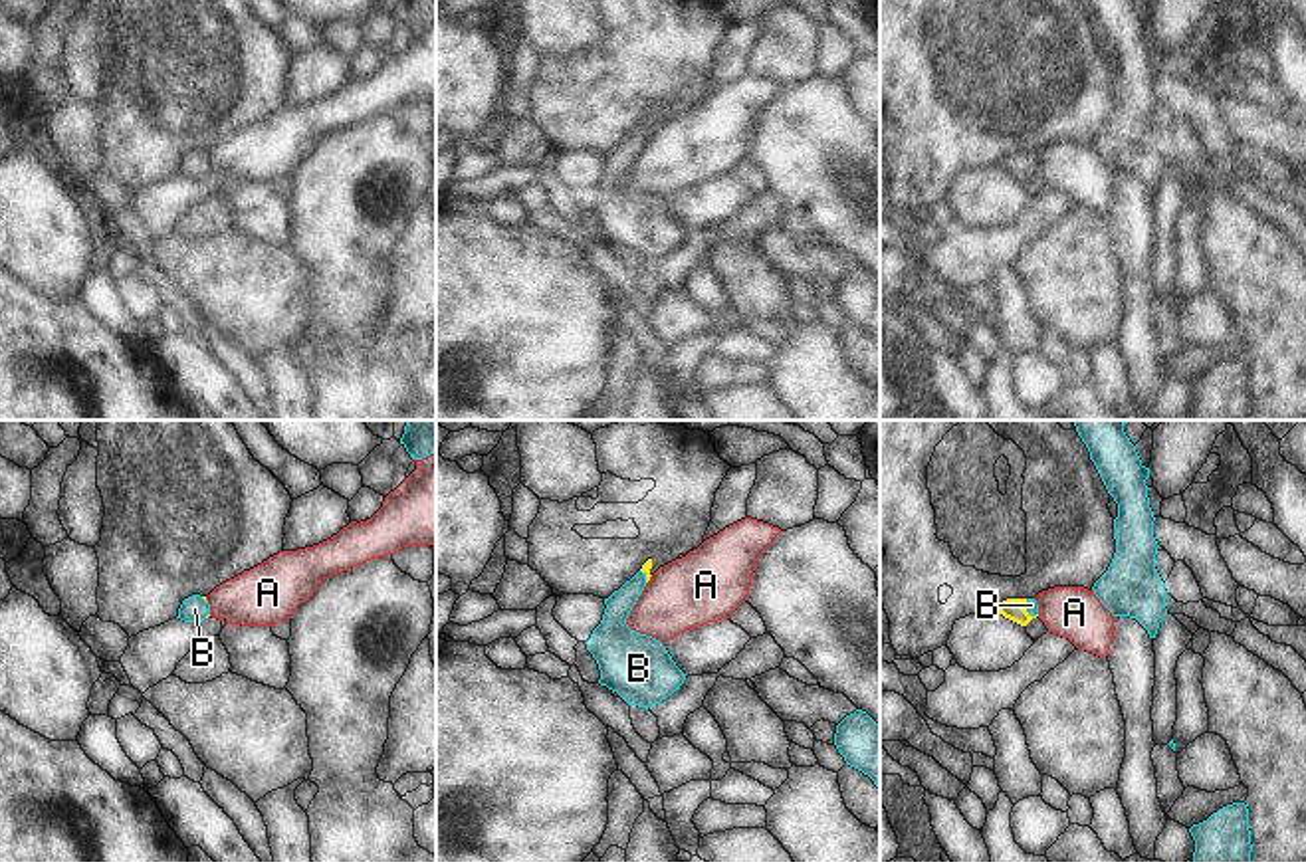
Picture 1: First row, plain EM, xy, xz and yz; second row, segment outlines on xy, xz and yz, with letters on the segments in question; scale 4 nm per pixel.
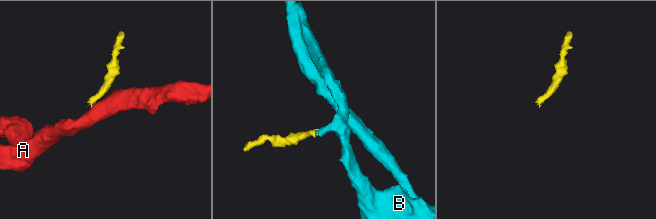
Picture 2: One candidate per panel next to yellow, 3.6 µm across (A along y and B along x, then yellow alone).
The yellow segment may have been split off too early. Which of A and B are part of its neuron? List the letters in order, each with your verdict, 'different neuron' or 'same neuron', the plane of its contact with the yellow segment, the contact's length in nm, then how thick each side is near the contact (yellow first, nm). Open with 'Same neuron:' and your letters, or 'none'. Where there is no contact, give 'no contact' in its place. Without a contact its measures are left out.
Same neuron: B
A: different neuron; contact in xz; length 50 nm; calibres 40 and 300 nm
B: same neuron; contact in yz; length 90 nm; calibres 100 and 50 nm

